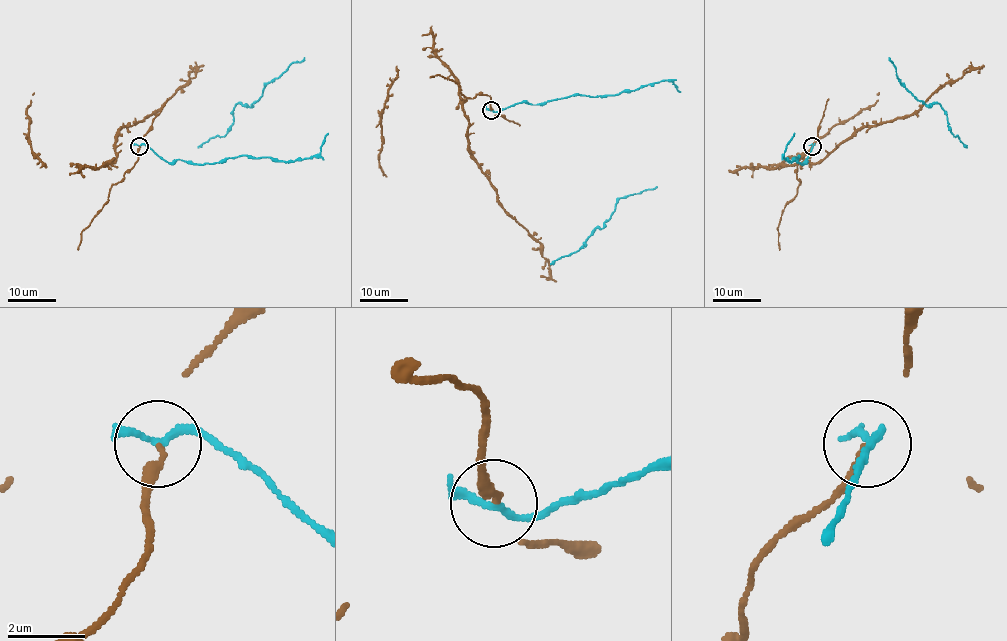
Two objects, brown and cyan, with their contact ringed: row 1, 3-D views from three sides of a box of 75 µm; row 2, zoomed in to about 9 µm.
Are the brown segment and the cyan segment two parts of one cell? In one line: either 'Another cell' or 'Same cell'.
Another cell

